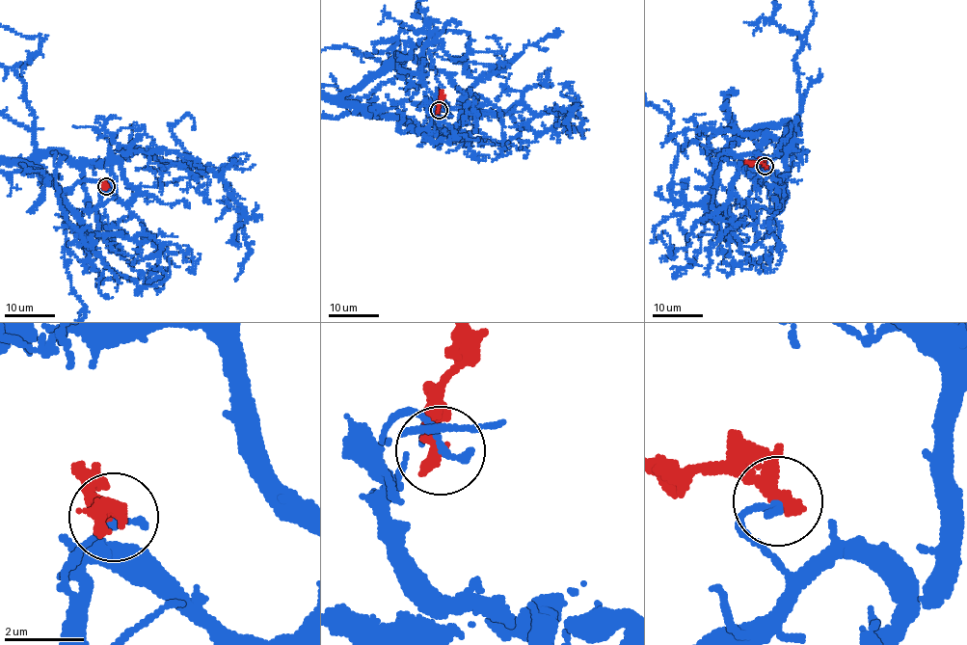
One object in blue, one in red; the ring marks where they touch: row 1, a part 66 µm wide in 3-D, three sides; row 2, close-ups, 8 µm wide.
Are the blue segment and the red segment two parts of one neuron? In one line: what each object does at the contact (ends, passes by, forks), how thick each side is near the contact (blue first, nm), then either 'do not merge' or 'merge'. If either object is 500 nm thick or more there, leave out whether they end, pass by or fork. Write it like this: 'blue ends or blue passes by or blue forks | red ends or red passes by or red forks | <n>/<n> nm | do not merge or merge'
blue ends | red ends | 220/400 nm | do not merge

